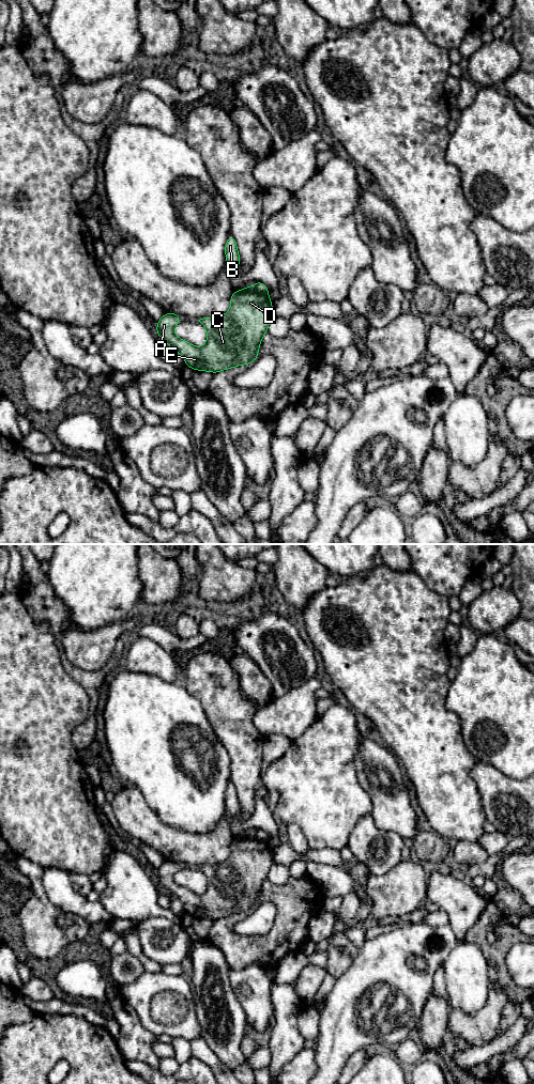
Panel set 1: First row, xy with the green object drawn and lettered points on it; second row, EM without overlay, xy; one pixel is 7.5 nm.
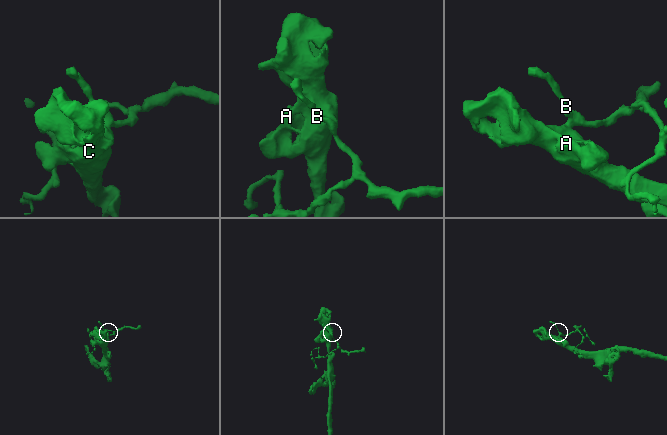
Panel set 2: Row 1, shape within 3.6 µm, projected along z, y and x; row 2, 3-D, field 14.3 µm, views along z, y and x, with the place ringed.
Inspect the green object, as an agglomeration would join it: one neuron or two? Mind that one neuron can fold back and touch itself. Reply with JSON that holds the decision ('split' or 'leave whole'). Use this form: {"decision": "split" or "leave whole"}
{"decision": "split"}

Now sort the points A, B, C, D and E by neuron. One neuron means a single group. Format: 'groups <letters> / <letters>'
groups A C D E / B

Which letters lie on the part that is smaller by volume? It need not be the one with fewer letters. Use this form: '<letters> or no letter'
B

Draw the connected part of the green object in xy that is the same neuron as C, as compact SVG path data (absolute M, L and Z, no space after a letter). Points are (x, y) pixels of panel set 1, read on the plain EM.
M253 835L234 838L230 845L231 855L223 864L198 867L208 880L207 891L196 895L189 889L181 887L173 880L182 865L176 861L165 861L157 868L156 882L162 884L172 898L178 898L184 905L185 913L193 917L210 918L213 922L241 912L250 912L259 902L262 884L268 880L268 873L274 864L272 848L268 841L260 841Z

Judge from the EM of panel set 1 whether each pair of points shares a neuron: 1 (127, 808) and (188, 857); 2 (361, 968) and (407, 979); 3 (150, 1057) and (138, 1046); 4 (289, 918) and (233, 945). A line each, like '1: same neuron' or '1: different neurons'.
1: same neuron
2: same neuron
3: same neuron
4: same neuron

